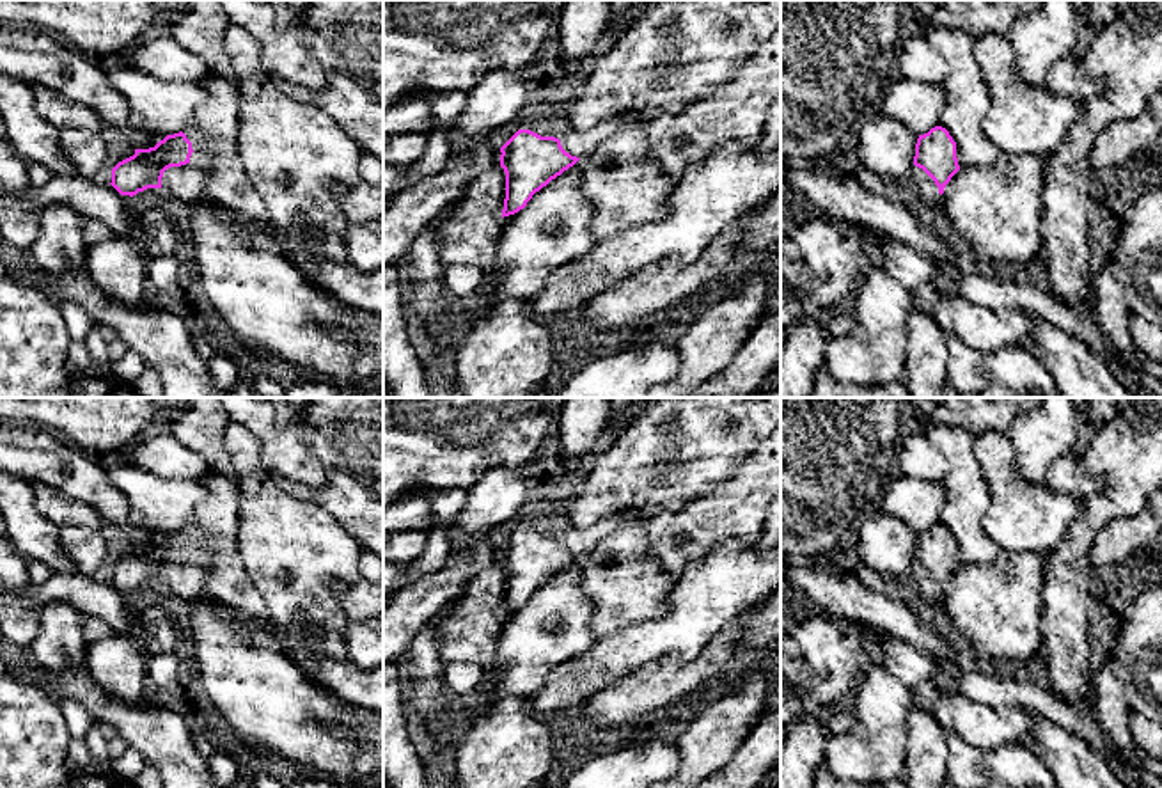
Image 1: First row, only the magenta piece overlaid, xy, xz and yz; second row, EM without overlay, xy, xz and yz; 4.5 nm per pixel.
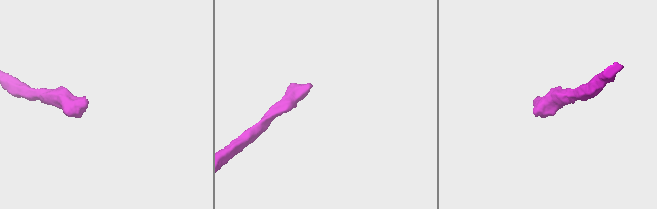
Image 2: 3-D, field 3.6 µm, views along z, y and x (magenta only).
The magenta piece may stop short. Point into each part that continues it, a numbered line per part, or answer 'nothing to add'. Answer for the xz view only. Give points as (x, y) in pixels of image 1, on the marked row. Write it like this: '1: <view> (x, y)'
1: xz (579, 144)

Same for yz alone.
1: yz (919, 180)

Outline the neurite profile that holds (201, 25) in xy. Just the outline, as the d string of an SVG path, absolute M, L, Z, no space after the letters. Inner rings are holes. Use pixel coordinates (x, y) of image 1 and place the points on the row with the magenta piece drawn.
M188 0L185 9L169 23L170 37L200 55L215 75L238 89L232 62L224 48L225 28L231 23L218 0Z

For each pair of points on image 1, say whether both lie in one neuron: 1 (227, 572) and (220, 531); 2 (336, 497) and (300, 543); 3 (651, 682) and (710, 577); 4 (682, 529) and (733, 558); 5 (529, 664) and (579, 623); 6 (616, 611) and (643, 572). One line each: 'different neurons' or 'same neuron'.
1: same neuron
2: different neurons
3: different neurons
4: different neurons
5: same neuron
6: same neuron

